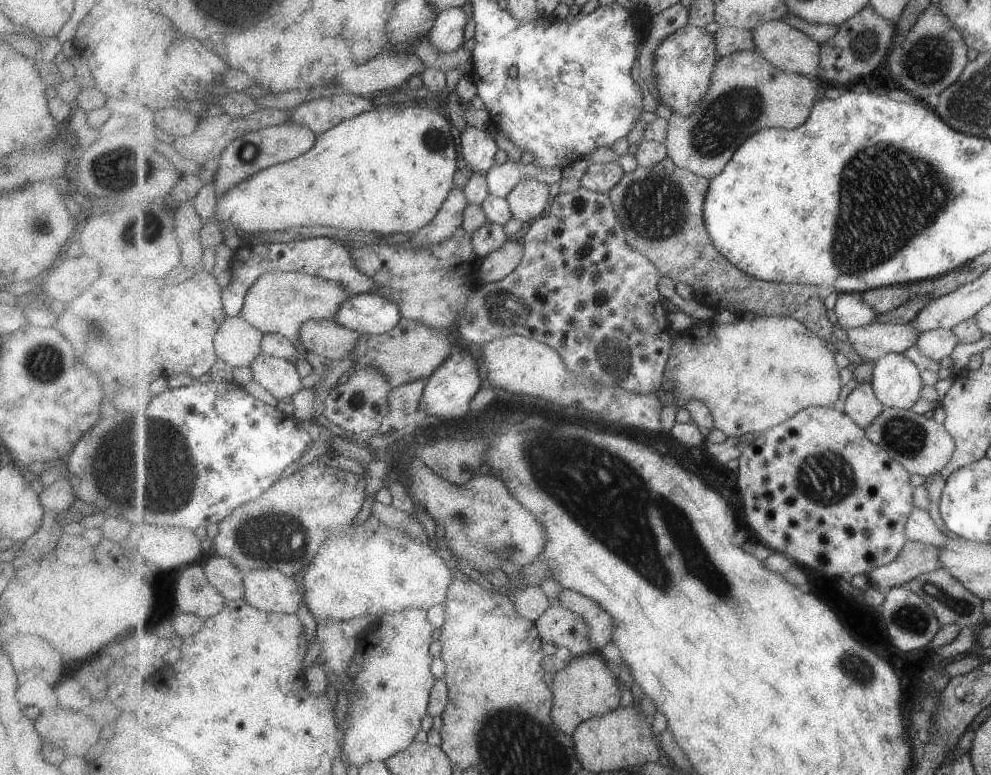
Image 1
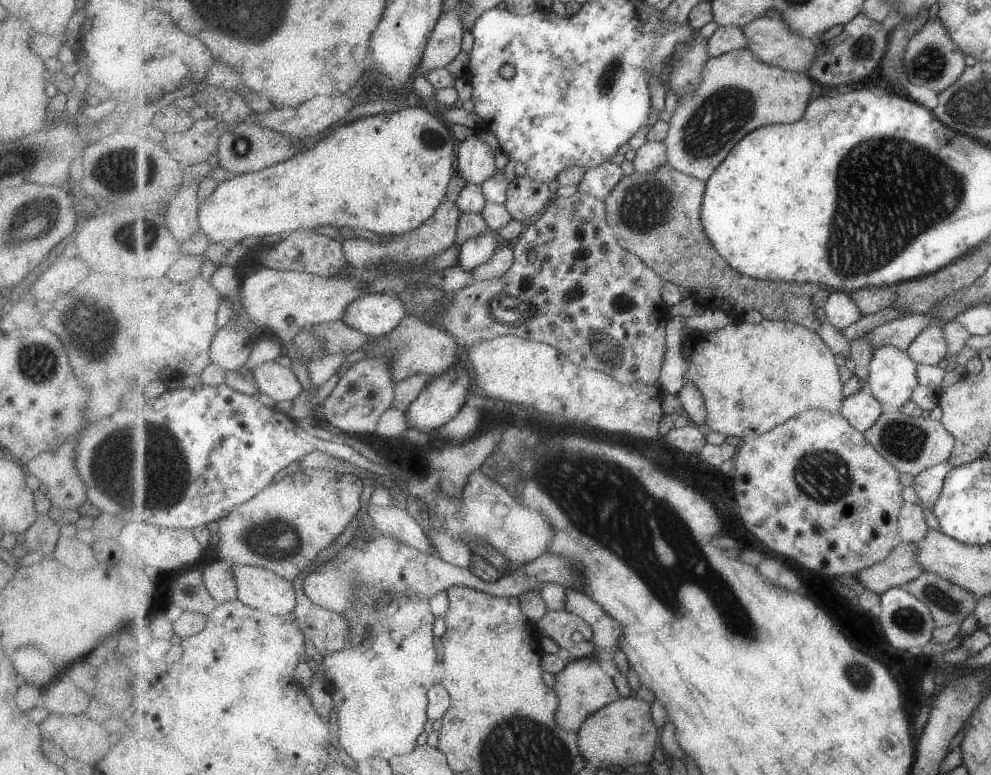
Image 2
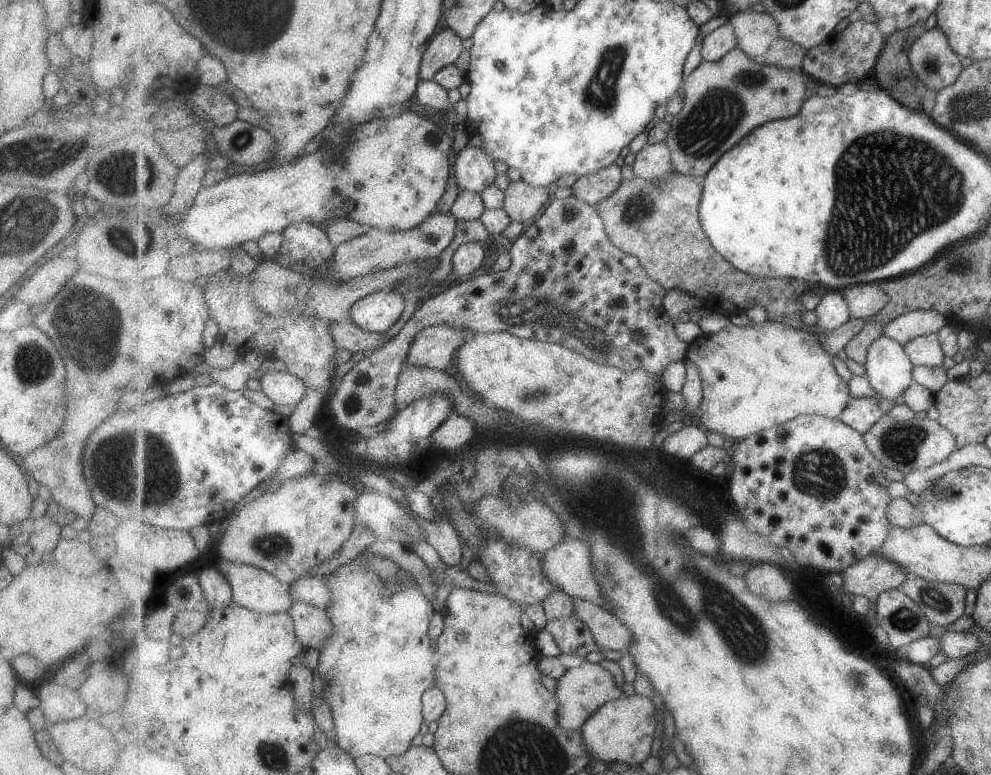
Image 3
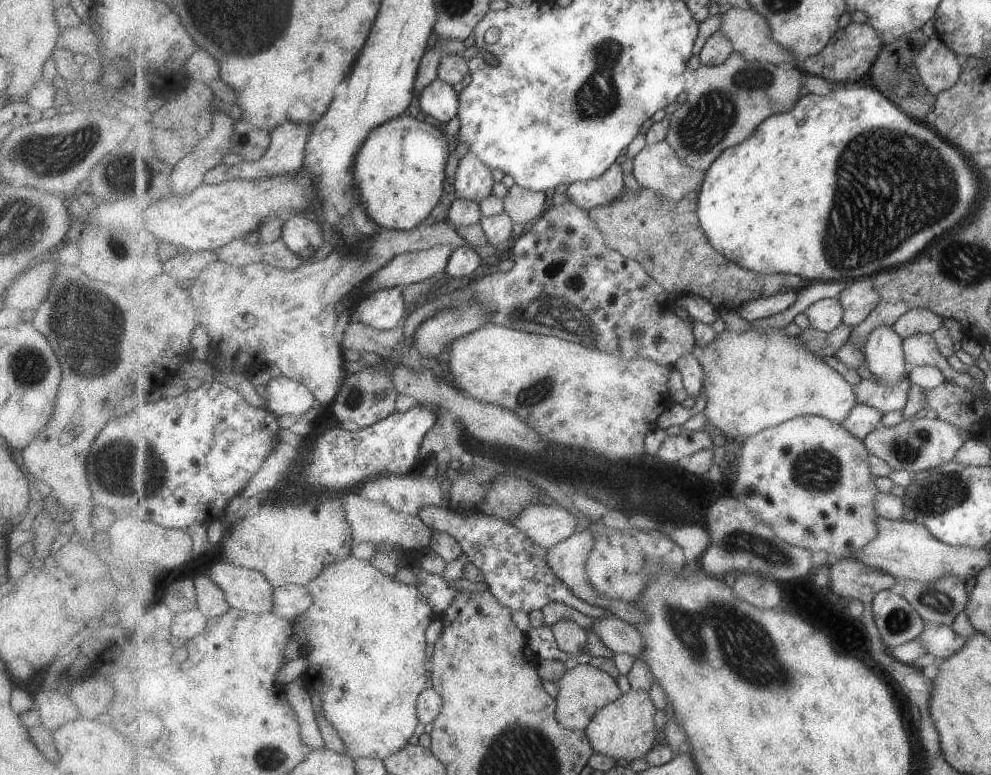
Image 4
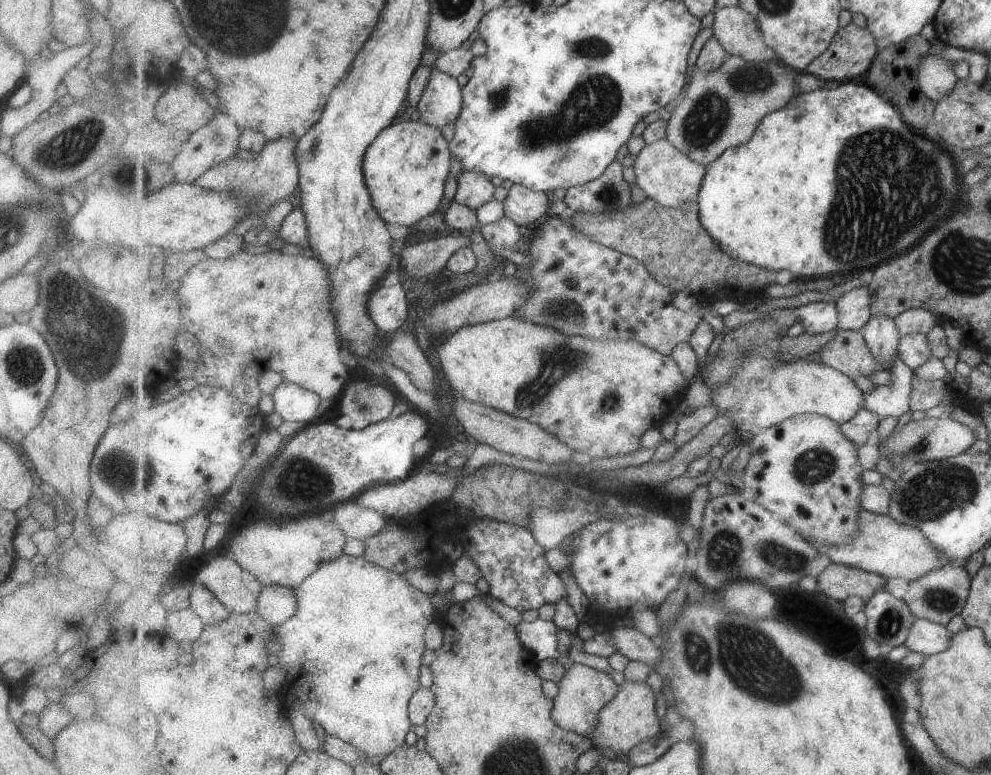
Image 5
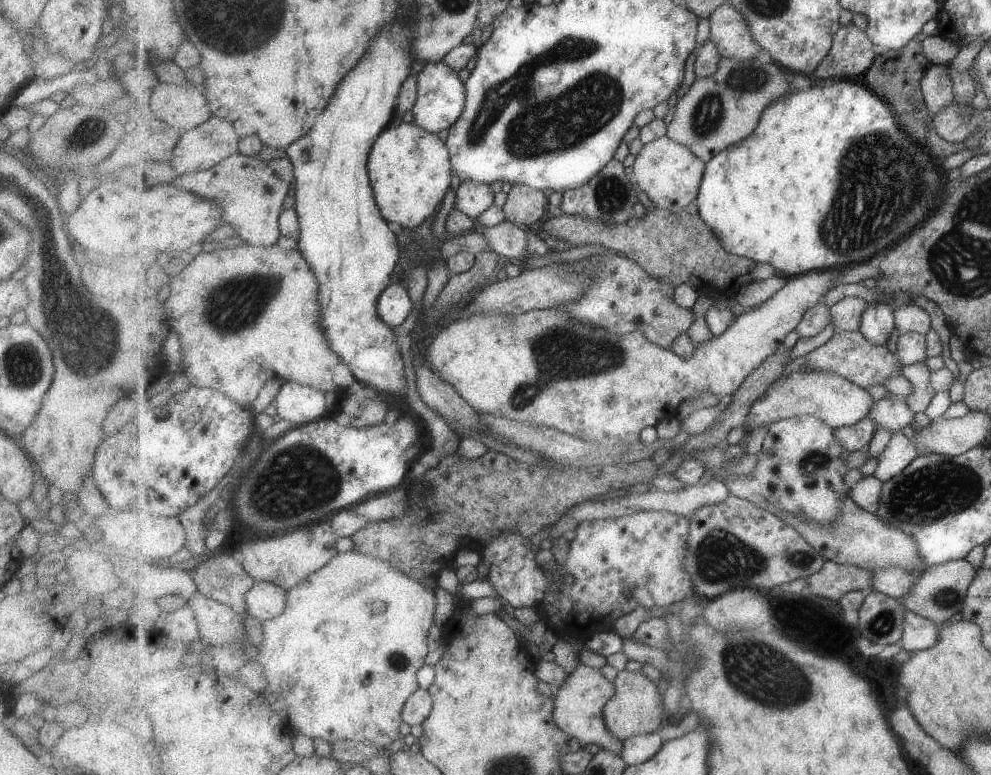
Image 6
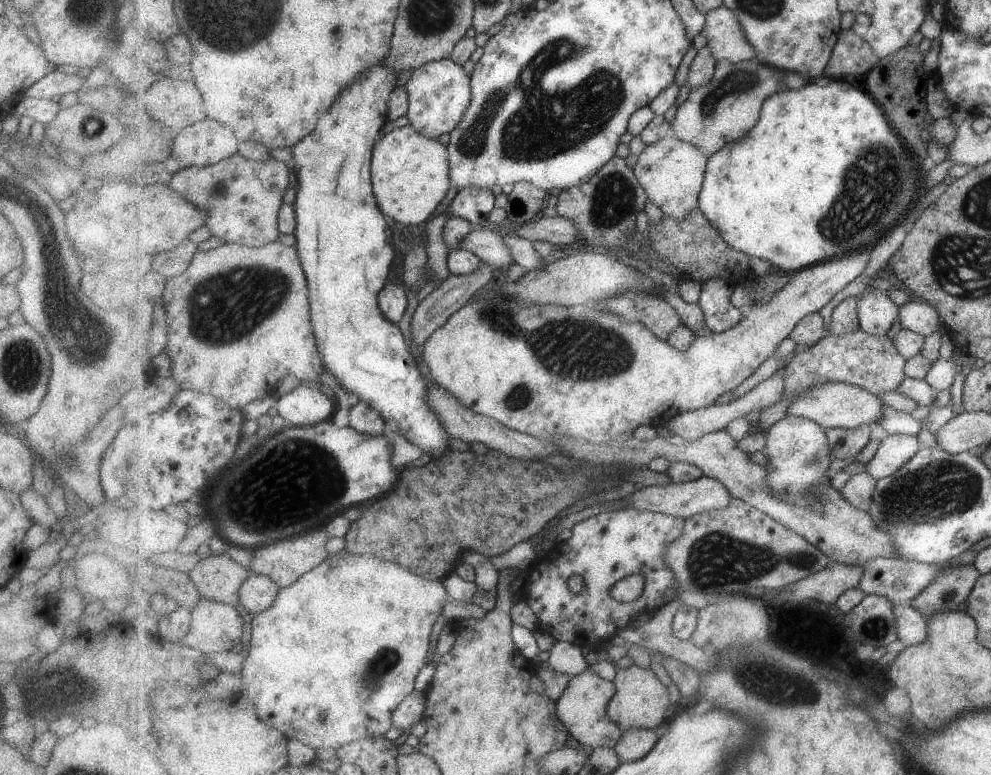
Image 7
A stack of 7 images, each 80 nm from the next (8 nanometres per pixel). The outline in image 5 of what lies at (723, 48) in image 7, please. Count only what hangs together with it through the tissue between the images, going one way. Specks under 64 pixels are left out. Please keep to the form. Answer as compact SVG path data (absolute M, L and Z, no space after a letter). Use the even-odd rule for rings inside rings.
M741 6L716 10L712 28L730 55L739 55L751 62L781 60L766 43L758 20Z

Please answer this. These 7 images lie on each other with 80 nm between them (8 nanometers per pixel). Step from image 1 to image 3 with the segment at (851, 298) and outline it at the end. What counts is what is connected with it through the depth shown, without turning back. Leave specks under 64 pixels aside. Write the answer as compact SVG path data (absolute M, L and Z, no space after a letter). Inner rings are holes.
M829 290L815 308L817 324L825 331L834 331L852 318L851 309L843 290Z

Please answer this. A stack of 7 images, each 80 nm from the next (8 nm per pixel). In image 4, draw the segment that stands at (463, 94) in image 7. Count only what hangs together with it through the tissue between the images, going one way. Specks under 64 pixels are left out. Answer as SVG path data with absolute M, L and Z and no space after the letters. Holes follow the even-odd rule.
M439 78L426 86L419 96L421 110L444 123L458 116L459 99L455 88Z

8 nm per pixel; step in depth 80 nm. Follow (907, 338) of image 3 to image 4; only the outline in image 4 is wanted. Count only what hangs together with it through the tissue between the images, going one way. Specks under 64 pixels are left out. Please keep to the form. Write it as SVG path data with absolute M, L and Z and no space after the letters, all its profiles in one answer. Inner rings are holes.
M918 306L900 316L892 327L904 341L913 335L932 335L936 330L939 330L942 325L941 320L942 317L938 314Z

